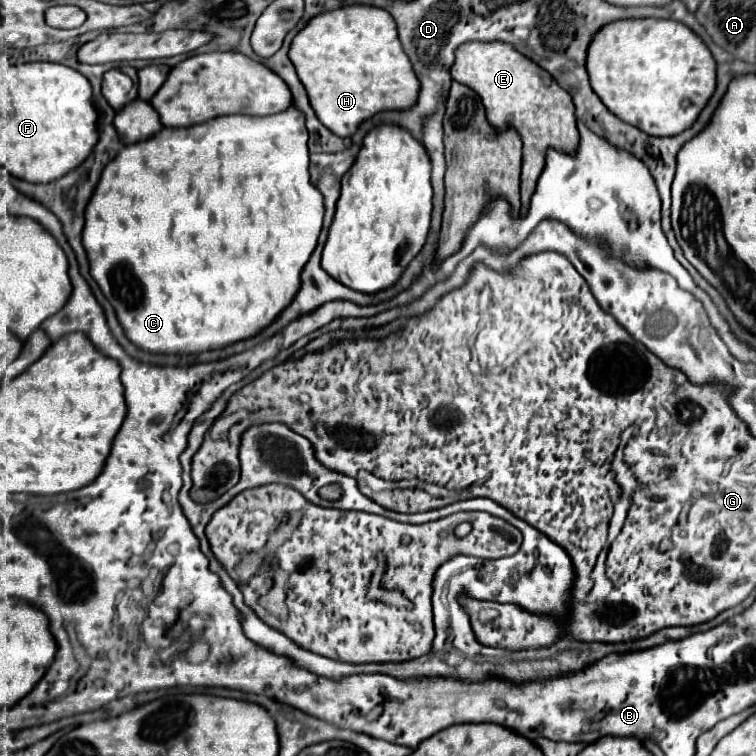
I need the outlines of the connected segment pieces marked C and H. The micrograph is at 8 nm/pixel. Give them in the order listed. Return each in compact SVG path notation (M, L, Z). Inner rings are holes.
M294 107L290 113L278 113L274 117L248 117L230 115L216 117L212 121L192 125L188 129L162 129L162 133L142 145L128 145L118 153L110 165L102 171L102 181L94 189L94 197L86 207L84 223L84 249L90 261L90 275L100 285L104 297L116 311L116 317L126 337L142 351L160 355L196 355L204 351L224 349L242 339L258 335L264 327L274 323L280 313L294 301L302 285L302 269L310 261L324 219L324 197L310 183L308 173L308 133L302 125L302 113Z
M352 5L318 15L292 41L290 59L296 67L302 85L306 87L316 117L322 121L322 125L326 125L332 133L336 133L342 139L352 137L362 121L372 119L382 111L406 111L418 103L420 81L410 59L402 49L394 19L390 17L390 13L382 9Z

